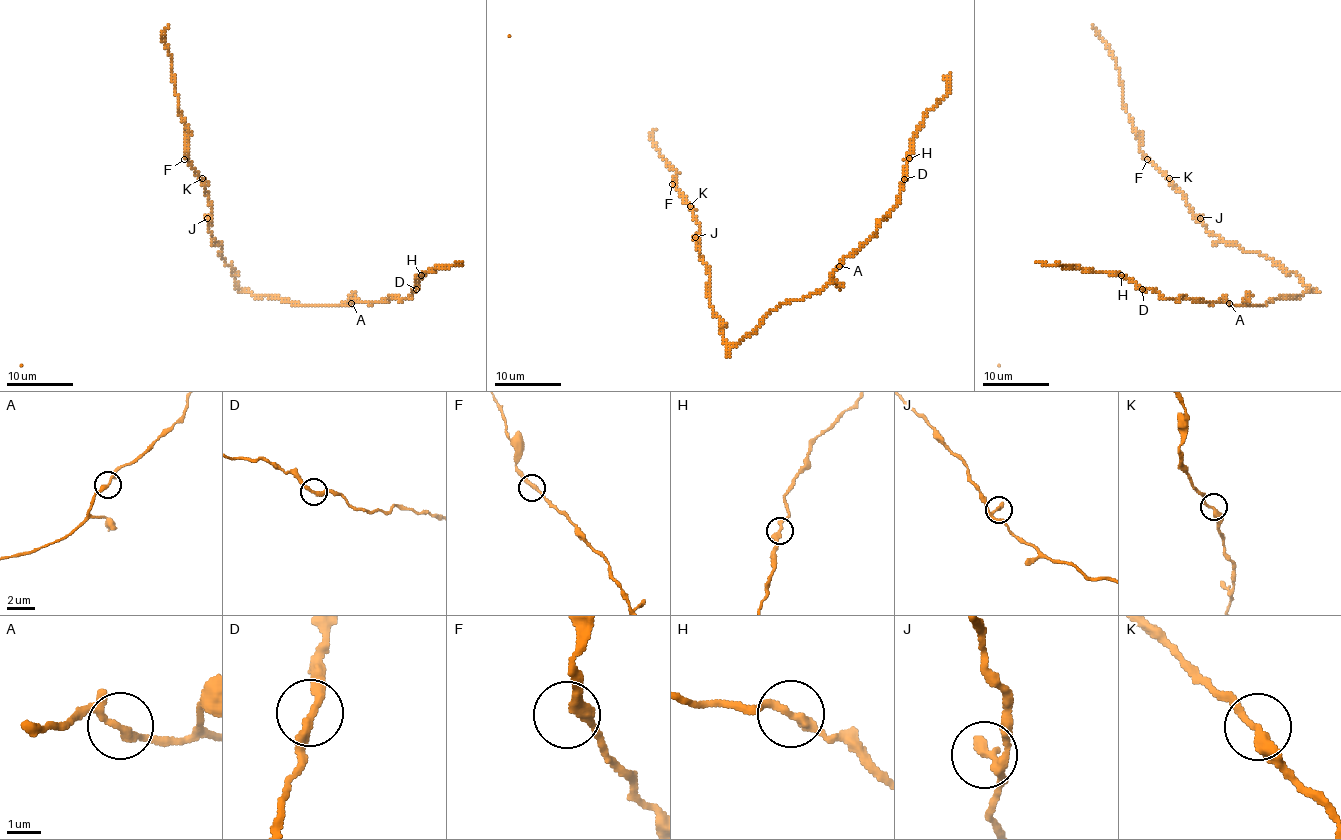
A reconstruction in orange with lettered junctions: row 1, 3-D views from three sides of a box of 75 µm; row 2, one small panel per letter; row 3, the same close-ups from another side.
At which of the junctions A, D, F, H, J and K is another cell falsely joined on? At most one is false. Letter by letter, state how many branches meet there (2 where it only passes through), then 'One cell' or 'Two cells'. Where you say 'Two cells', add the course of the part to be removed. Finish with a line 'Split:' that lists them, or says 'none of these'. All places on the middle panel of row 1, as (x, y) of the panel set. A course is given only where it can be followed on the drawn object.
A: Branches: 2. One cell
D: Branches: 2. One cell
F: Branches: 2. One cell
H: Branches: 2. Two cells. Course of the part to remove: (909, 157), (913, 135), (924, 115), (949, 90), (951, 74)
J: Branches: 2. One cell
K: Branches: 2. One cell
Split: H

